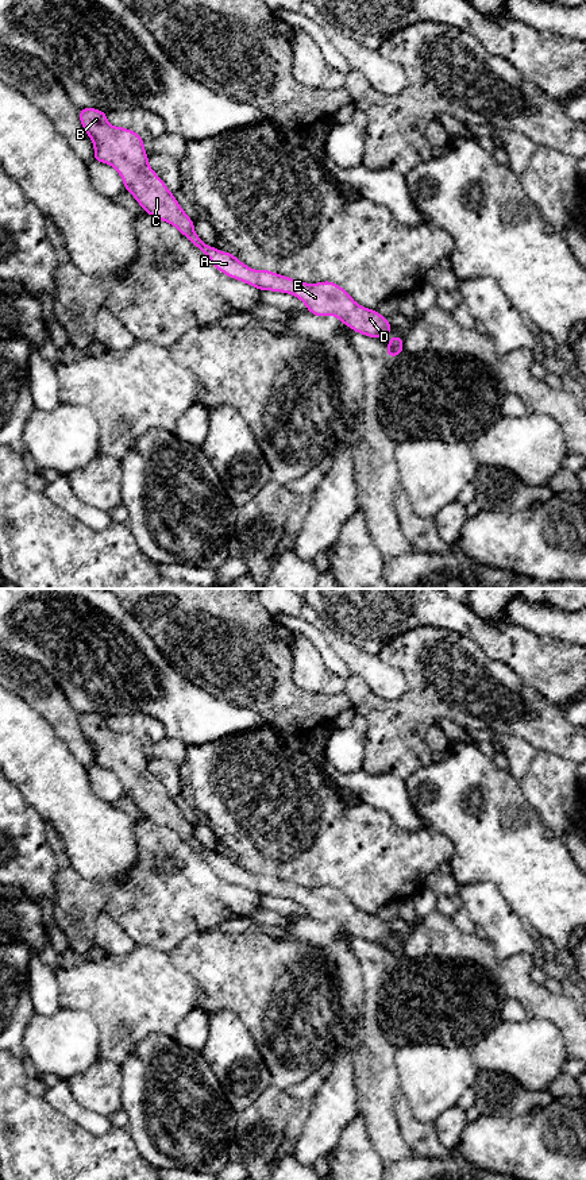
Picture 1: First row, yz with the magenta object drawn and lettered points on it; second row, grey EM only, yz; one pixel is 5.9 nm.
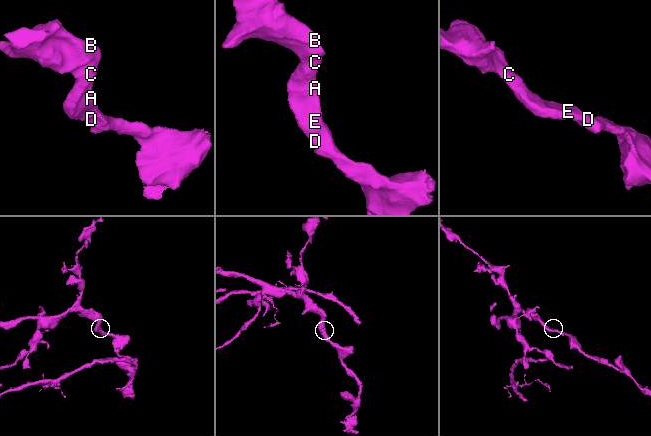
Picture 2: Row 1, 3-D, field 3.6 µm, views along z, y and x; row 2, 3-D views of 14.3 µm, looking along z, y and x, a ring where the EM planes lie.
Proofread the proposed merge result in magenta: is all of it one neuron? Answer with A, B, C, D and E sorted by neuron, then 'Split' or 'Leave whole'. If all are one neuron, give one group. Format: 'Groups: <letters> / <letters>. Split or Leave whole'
Groups: A B C D E. Leave whole

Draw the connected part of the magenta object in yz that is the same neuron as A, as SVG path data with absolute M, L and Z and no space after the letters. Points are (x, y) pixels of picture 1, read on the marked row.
M96 108L80 109L80 122L95 146L93 161L111 165L144 212L180 230L225 275L259 290L289 293L300 298L307 309L320 317L336 316L352 331L370 338L386 336L393 328L377 311L356 304L339 285L324 281L305 284L269 270L252 270L232 252L207 246L194 232L193 220L184 212L165 182L150 167L143 138L136 132L113 127L107 113Z

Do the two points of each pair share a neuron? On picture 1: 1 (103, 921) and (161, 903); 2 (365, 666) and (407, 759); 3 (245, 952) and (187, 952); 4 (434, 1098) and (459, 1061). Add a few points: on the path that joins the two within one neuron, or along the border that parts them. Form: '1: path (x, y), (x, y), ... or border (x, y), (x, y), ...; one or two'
1: border (97, 916), (107, 913), (134, 940); two
2: border (408, 683), (394, 700), (378, 698), (367, 686); two
3: path (230, 952), (201, 952); one
4: path (434, 1088), (450, 1071); one

